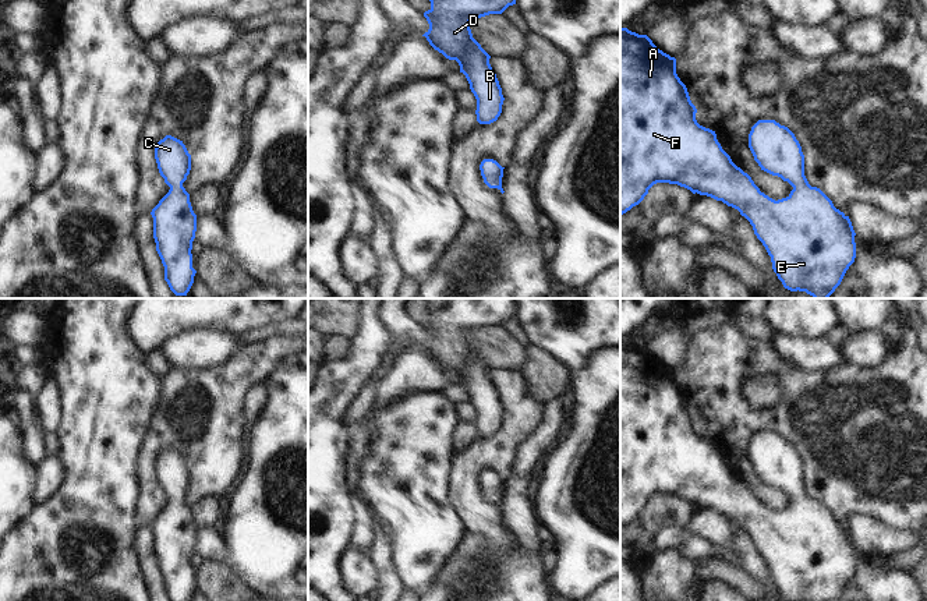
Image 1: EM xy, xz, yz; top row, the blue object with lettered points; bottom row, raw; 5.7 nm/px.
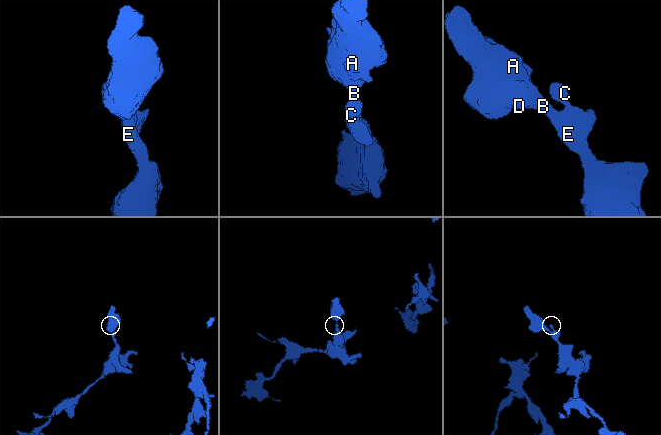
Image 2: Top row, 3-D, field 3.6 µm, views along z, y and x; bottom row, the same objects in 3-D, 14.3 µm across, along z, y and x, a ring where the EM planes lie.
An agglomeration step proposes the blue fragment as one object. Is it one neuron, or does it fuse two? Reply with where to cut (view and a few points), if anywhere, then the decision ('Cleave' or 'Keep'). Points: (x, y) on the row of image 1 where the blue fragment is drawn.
No split. Keep.

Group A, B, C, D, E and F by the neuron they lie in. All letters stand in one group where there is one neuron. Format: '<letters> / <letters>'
A B C D E F

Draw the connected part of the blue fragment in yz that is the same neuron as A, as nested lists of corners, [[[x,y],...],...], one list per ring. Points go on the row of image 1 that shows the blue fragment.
[[[620,28],[620,215],[638,205],[657,183],[677,184],[722,201],[750,222],[785,289],[828,298],[855,262],[856,233],[849,216],[809,184],[795,134],[775,120],[758,120],[749,134],[749,148],[761,170],[793,187],[786,198],[775,201],[732,162],[715,131],[700,125],[696,113],[676,74],[676,59],[659,50],[647,35]]]

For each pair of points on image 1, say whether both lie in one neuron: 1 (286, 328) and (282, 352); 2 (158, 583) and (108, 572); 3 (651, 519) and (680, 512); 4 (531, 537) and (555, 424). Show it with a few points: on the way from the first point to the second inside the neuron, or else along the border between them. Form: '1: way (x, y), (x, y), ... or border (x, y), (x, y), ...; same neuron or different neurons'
1: border (293, 336), (266, 336), (253, 343); different neurons
2: border (135, 548), (138, 568), (145, 586); different neurons
3: way (658, 513), (673, 512); same neuron
4: way (522, 509), (522, 487), (526, 466), (533, 452); same neuron

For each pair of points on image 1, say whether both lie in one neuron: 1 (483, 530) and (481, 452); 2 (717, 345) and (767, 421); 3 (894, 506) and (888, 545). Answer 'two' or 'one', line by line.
1: one
2: one
3: two

